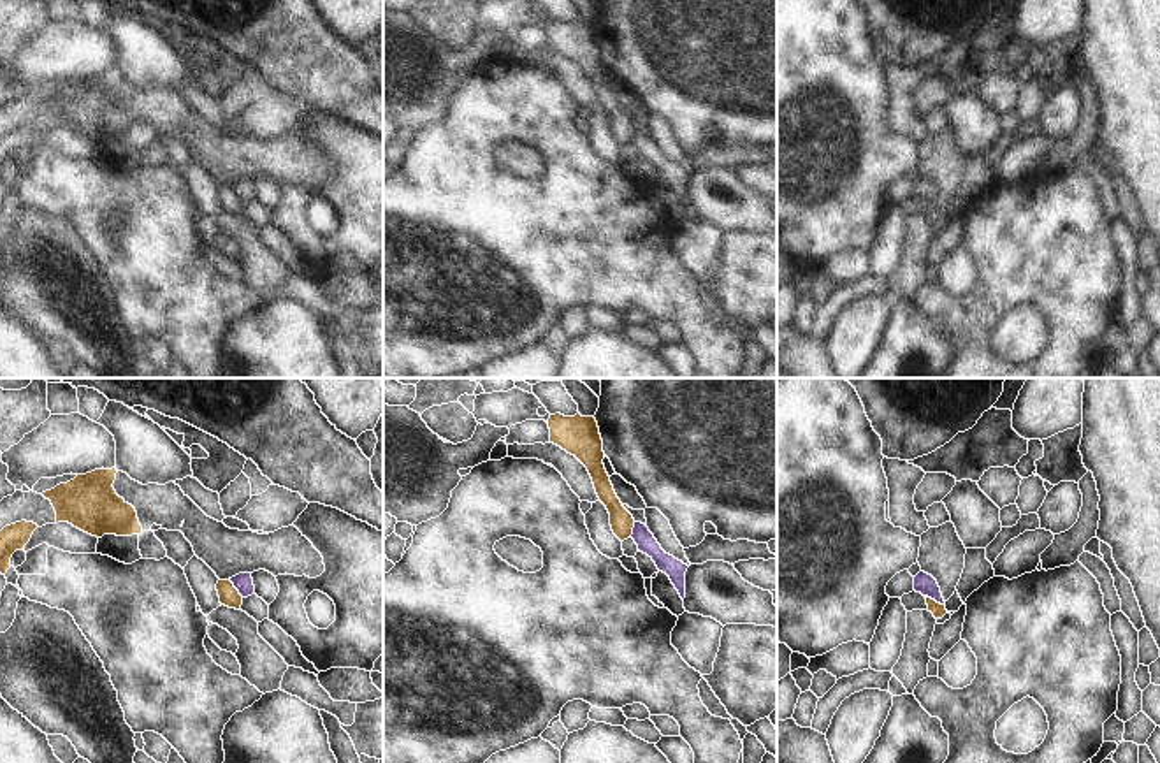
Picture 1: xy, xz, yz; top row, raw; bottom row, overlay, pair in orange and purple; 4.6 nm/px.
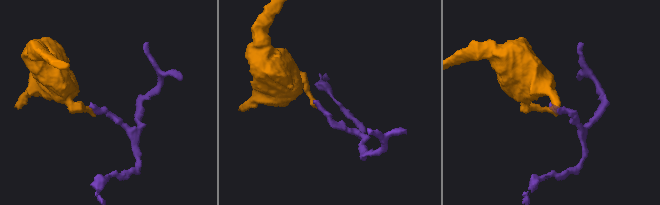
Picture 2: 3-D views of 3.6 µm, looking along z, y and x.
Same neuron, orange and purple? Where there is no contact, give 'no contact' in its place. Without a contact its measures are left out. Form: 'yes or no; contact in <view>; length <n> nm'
no; contact in yz; length 110 nm

